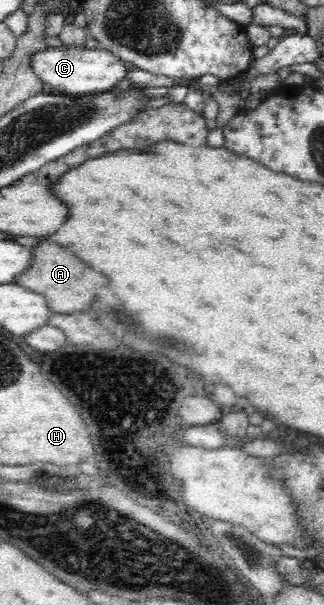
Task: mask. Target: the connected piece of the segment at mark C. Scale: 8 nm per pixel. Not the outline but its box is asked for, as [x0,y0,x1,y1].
[29,45,132,95]

